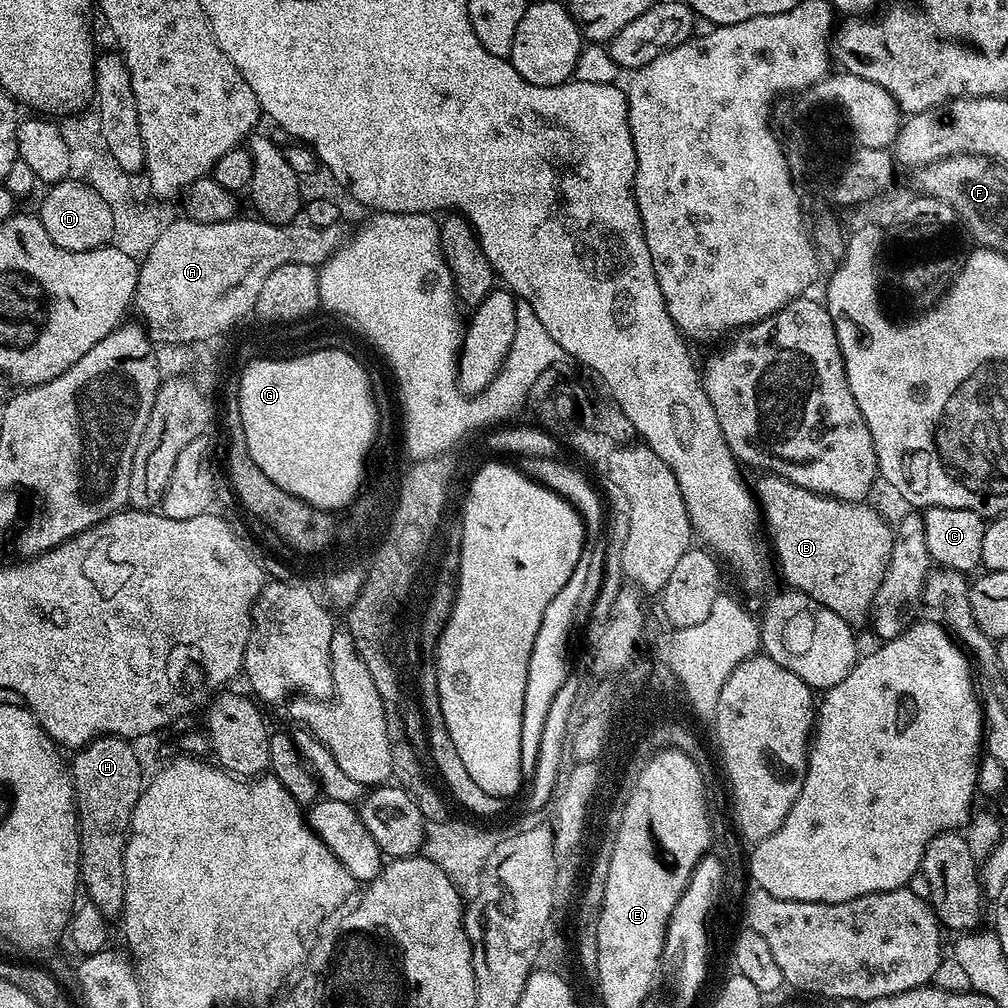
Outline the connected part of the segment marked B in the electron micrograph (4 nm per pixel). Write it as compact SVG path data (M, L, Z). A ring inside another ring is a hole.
M764 474L759 478L761 480L754 484L754 495L762 505L762 524L766 532L768 528L767 543L770 545L775 567L776 564L780 567L780 576L788 583L785 585L822 602L847 624L867 625L875 595L883 584L883 576L890 562L893 525L888 524L867 502L855 504L836 500L833 496L806 490L781 476Z

